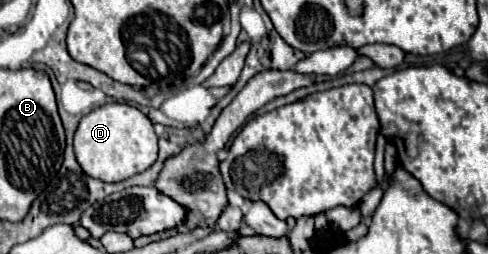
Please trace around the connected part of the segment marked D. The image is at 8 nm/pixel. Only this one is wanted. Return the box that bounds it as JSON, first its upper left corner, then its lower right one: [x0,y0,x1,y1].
[74,104,158,182]

